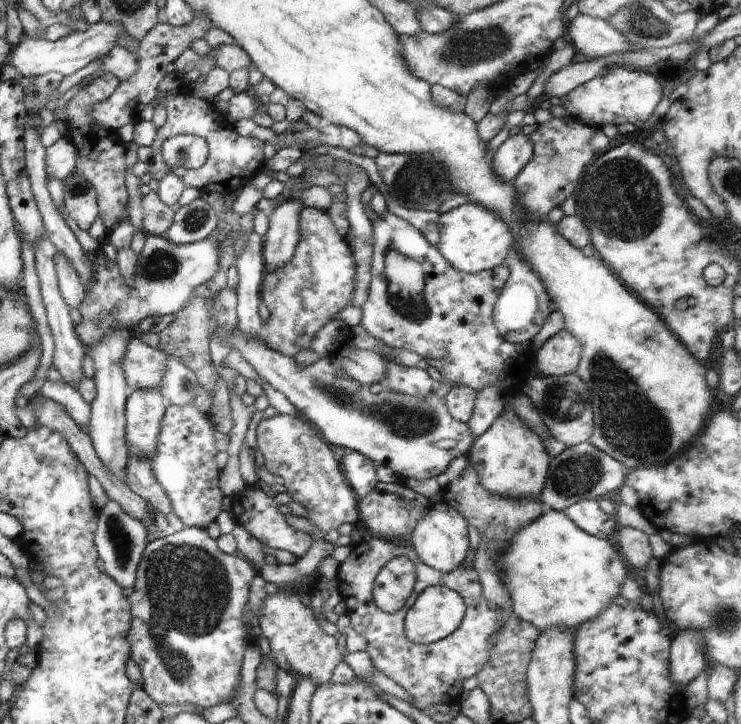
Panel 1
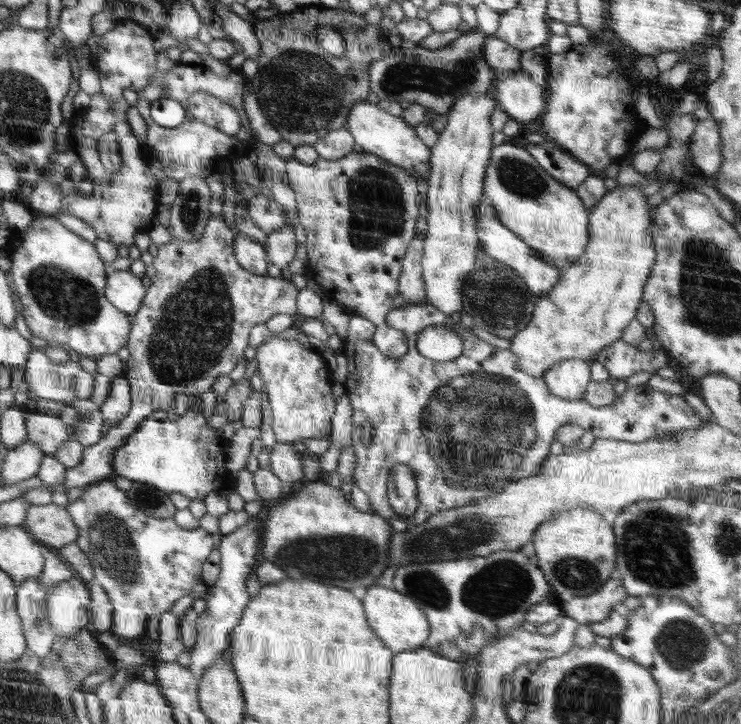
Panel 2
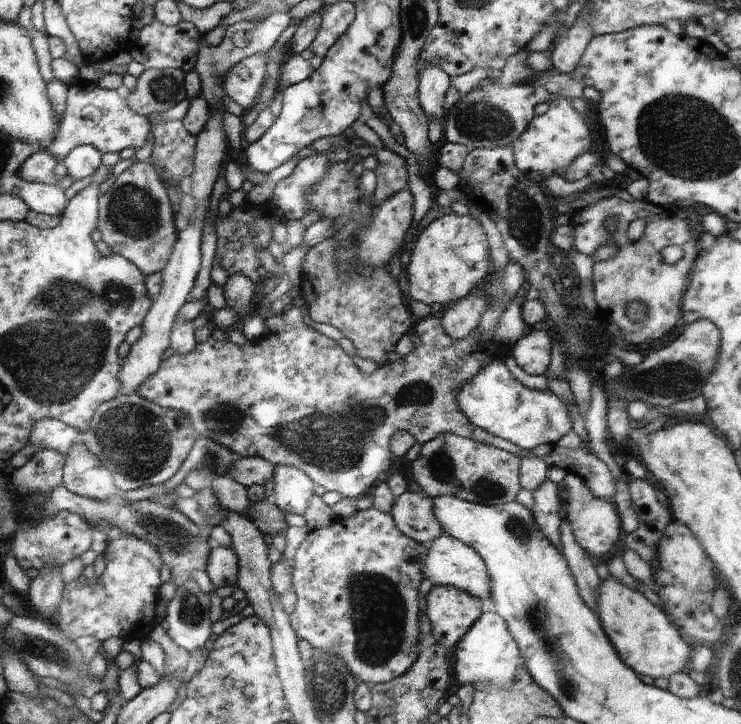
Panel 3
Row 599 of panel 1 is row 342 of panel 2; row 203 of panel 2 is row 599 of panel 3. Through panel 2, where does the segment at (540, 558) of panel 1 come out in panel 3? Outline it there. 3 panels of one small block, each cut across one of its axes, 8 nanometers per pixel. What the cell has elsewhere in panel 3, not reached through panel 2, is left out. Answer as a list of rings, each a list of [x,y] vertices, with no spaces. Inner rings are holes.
[[[611,575],[600,582],[597,616],[620,660],[637,675],[656,680],[686,673],[691,667],[693,648],[680,636],[663,609],[634,588],[620,584]]]

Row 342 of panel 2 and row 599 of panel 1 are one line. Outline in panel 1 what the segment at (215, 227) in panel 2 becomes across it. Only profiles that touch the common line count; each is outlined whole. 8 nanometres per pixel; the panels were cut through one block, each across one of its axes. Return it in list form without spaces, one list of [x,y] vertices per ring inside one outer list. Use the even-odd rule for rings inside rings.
[[[184,527],[178,531],[168,531],[163,536],[150,539],[144,549],[137,568],[136,582],[133,584],[134,592],[127,596],[130,603],[131,621],[127,632],[127,641],[130,643],[129,656],[138,664],[141,672],[140,687],[143,688],[155,703],[162,704],[193,704],[199,707],[211,707],[222,702],[229,702],[239,683],[241,664],[248,640],[244,624],[244,606],[248,604],[250,584],[256,576],[252,562],[241,554],[229,555],[223,553],[205,528]]]

